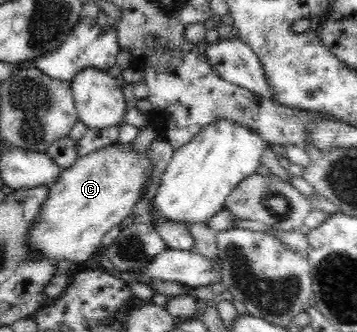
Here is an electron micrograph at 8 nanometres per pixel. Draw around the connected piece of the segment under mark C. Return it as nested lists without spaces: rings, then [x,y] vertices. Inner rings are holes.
[[[126,145],[100,148],[96,153],[76,158],[70,167],[61,169],[56,183],[50,185],[36,223],[28,229],[28,246],[57,262],[78,264],[90,259],[101,247],[104,234],[120,224],[138,202],[144,173],[150,175],[147,157],[136,159]]]

